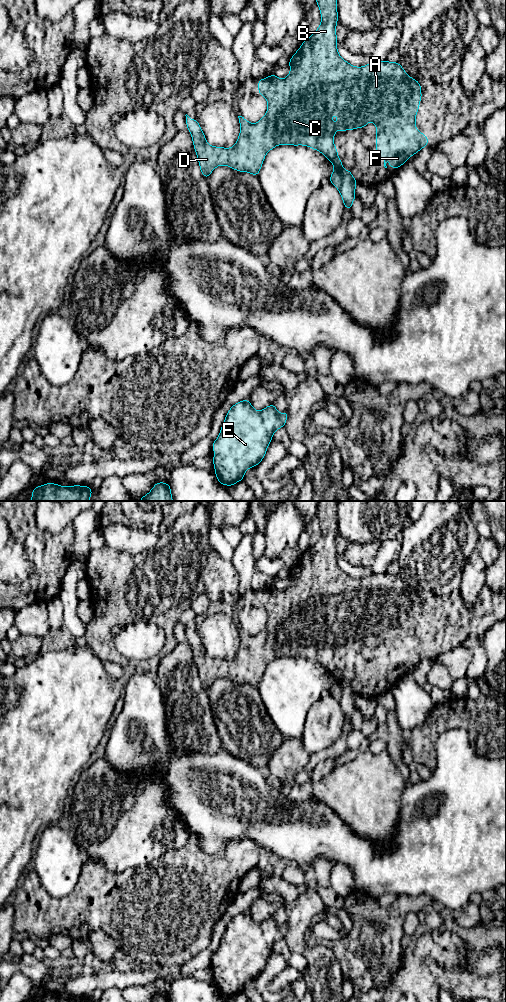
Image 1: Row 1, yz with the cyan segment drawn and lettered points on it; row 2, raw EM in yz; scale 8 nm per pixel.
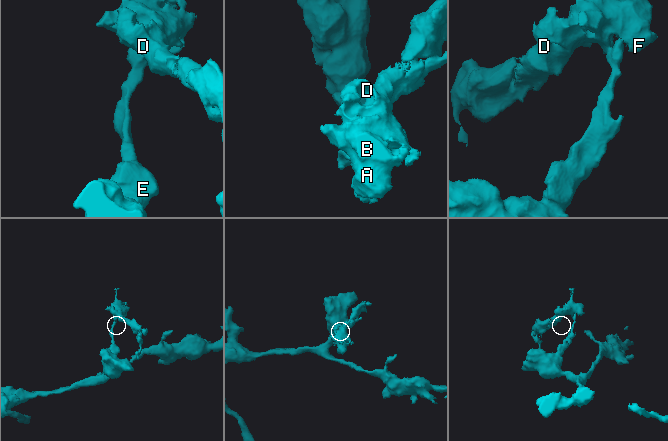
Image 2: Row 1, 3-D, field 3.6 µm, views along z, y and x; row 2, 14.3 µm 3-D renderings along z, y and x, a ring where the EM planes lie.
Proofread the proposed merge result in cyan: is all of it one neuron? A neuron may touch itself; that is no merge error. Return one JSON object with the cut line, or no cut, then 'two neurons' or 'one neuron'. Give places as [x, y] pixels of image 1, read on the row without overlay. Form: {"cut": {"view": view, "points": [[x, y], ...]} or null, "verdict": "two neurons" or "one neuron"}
{"cut": {"view": "yz", "points": [[335, 679], [341, 680]]}, "verdict": "two neurons"}

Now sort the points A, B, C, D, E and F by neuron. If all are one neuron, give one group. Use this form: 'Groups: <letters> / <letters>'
Groups: A B C D F / E

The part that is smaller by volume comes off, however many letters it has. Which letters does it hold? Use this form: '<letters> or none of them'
A, B, C, D, F

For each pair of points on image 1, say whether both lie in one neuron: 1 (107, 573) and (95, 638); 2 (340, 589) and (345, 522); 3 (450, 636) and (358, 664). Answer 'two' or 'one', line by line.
1: one
2: two
3: one

